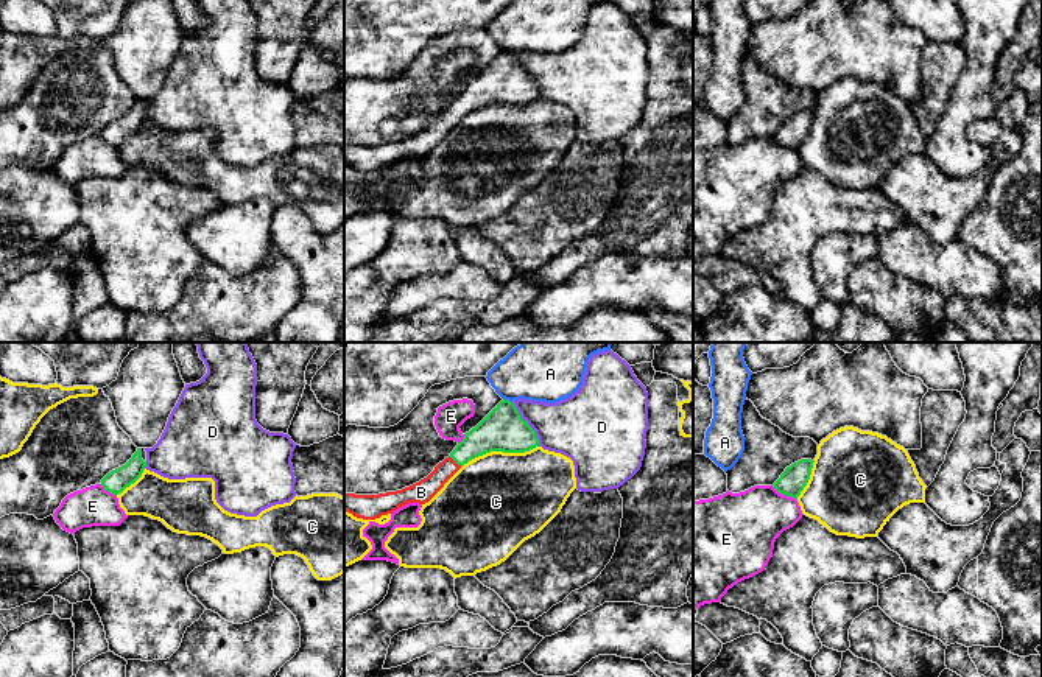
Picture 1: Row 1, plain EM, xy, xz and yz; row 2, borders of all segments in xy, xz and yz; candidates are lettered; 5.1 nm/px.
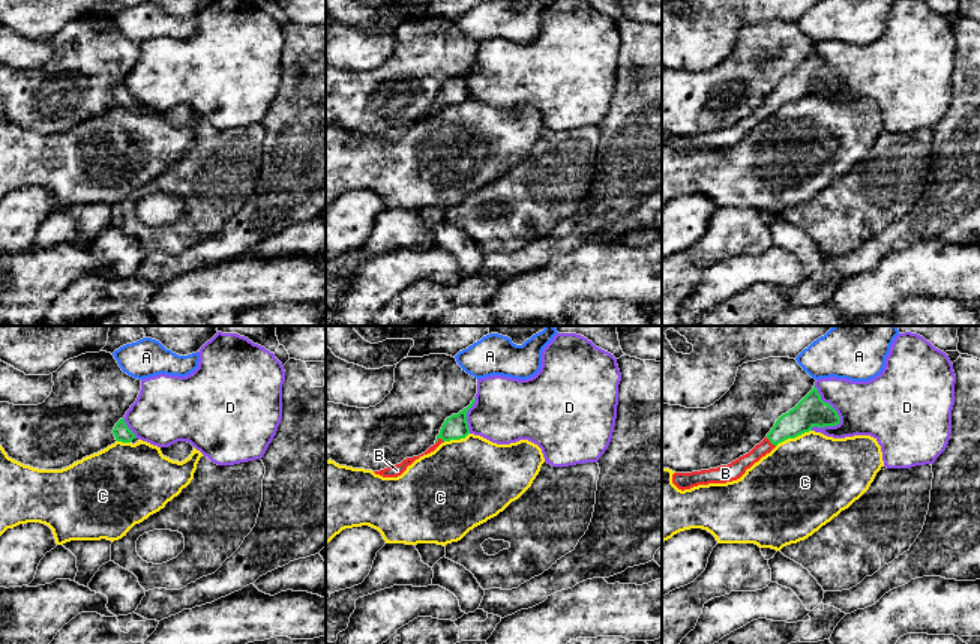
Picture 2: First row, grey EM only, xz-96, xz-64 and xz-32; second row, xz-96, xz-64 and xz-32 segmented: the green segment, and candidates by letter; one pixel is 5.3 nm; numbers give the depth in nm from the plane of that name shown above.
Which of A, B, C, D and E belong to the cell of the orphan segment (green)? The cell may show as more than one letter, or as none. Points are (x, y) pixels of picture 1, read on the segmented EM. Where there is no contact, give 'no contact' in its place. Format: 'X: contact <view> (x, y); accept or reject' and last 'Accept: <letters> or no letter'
A: contact xz (508, 400); reject
B: contact xz (455, 461); accept
C: contact xz (499, 450); reject
D: contact xz (527, 424); reject
E: contact yz (784, 494); reject
Accept: B

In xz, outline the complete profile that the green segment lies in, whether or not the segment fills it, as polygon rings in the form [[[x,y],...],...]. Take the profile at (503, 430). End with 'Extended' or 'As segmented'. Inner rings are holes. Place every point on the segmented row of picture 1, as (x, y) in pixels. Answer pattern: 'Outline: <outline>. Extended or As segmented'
Outline: [[[502,400],[475,428],[466,433],[449,458],[419,482],[378,495],[344,493],[344,510],[357,518],[375,520],[408,503],[428,503],[469,461],[491,451],[525,453],[539,447],[536,431],[522,419],[516,405]]]. Extended

